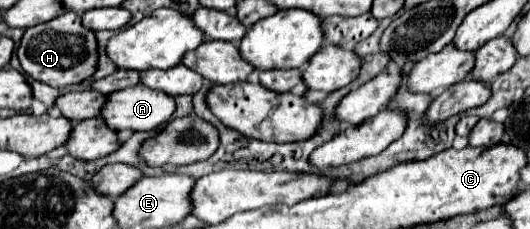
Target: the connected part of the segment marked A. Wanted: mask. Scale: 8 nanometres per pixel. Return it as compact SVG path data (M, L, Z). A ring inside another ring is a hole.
M140 83L110 93L110 101L104 105L100 115L116 131L154 131L162 123L168 123L174 111L174 97Z

